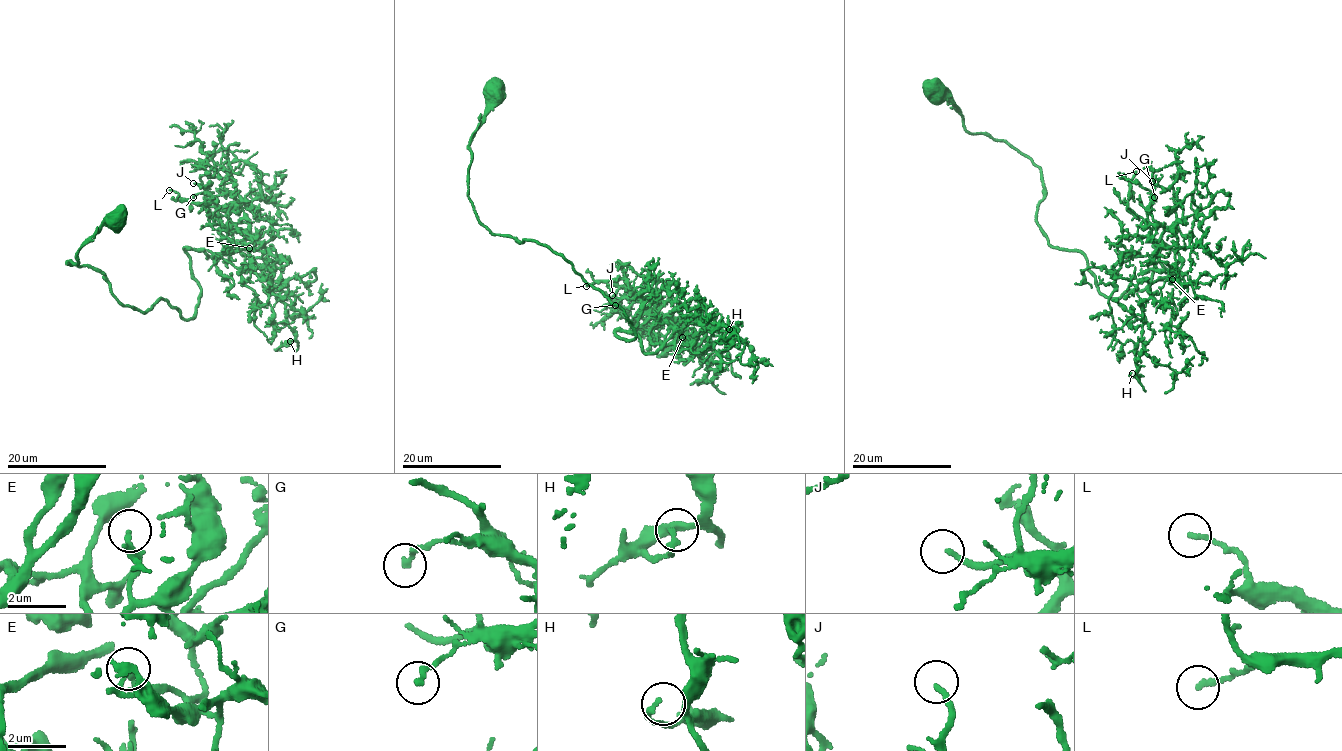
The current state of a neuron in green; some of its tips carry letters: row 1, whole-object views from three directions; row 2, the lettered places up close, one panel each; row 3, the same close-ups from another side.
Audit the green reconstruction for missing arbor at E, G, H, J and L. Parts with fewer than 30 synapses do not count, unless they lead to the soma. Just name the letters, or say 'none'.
J

